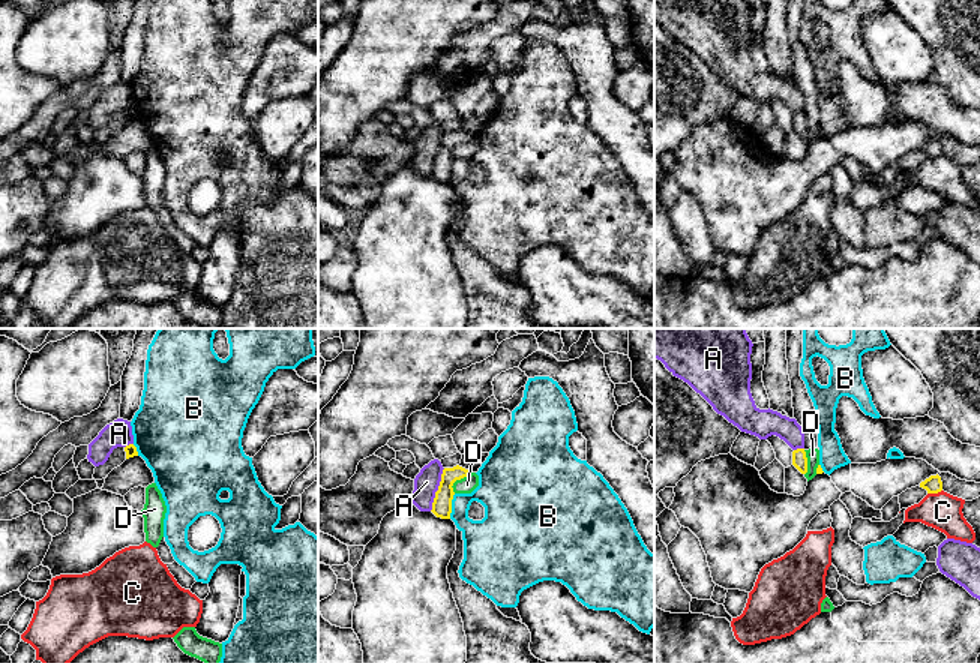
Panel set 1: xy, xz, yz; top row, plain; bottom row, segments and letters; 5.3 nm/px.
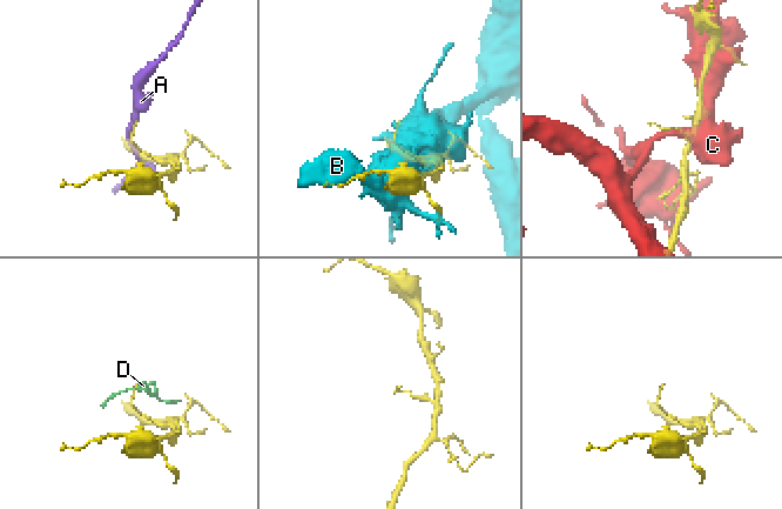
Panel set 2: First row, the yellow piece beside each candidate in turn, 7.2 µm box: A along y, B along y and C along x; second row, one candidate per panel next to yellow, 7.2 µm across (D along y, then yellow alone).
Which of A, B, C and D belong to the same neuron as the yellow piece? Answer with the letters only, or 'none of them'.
none of them

